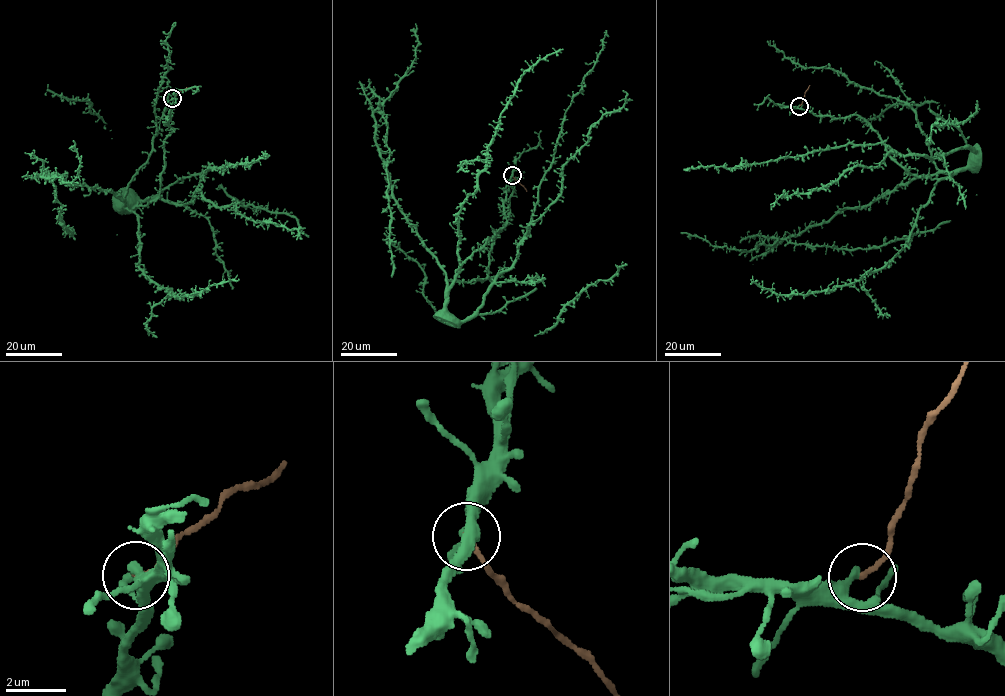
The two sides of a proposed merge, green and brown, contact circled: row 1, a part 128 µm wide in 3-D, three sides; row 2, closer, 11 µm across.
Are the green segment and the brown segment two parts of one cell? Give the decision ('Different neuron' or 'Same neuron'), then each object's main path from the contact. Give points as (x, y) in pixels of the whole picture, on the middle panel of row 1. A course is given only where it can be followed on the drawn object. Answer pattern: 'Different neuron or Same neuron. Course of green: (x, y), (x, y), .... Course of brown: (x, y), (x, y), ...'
Different neuron. Course of green: (512, 175), (504, 206), (506, 225), (488, 238), (486, 244), (456, 271), (455, 280), (448, 292), (444, 323). Course of brown: (512, 175), (527, 191)

